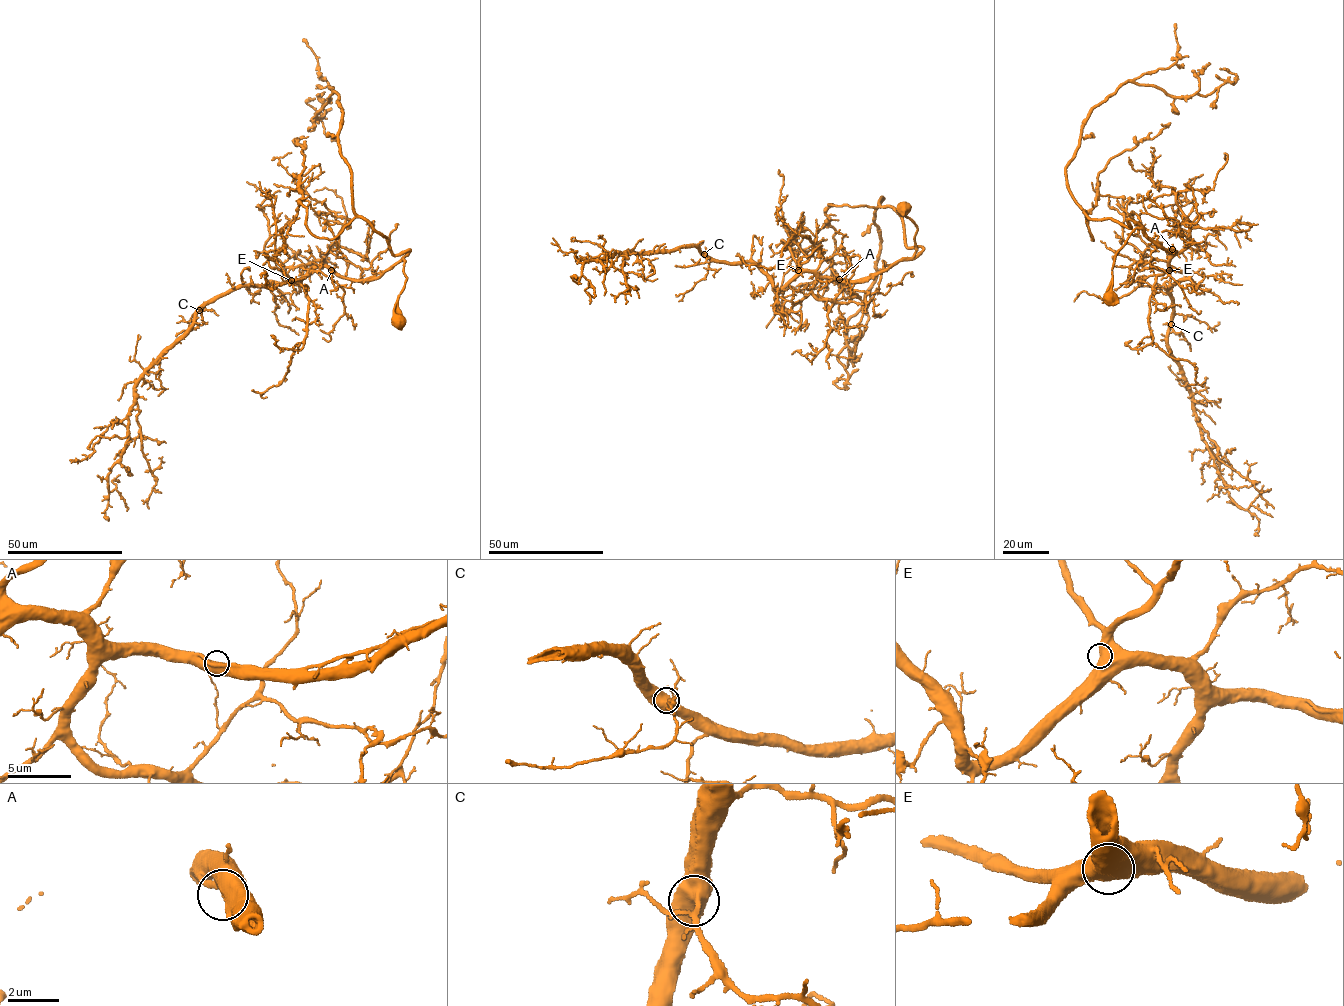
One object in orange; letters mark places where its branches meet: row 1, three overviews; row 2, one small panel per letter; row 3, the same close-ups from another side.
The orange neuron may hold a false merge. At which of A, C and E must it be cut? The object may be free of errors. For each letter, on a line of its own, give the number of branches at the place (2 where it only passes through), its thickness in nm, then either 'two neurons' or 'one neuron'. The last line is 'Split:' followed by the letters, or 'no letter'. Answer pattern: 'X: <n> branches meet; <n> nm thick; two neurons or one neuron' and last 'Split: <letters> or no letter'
A: 1 branches meet; 750 nm thick; one neuron
C: 2 branches meet; 650 nm thick; one neuron
E: 1 branches meet; 850 nm thick; one neuron
Split: no letter

